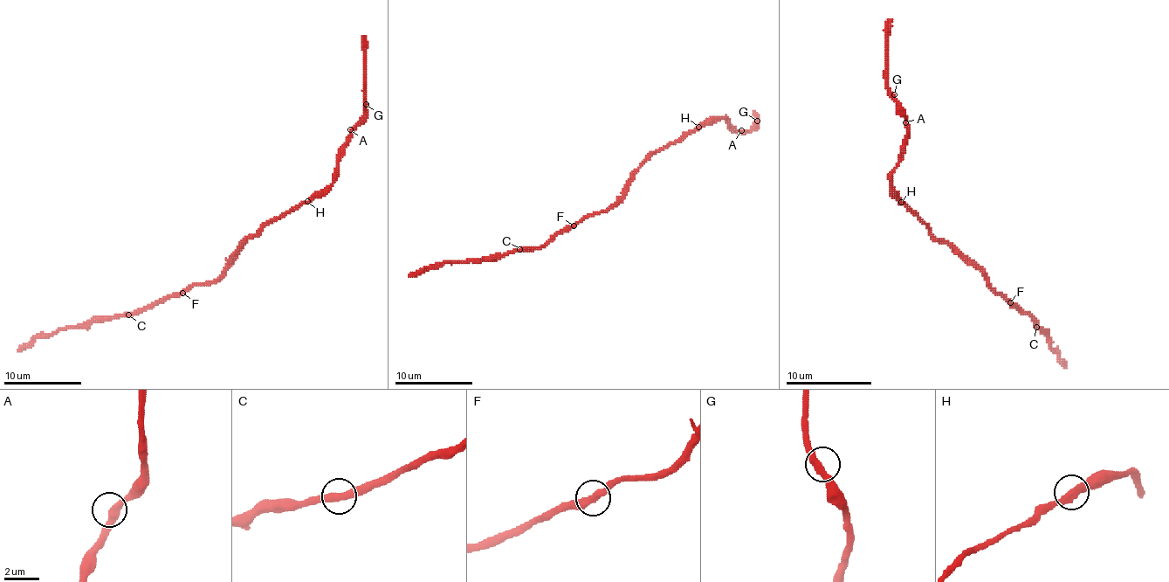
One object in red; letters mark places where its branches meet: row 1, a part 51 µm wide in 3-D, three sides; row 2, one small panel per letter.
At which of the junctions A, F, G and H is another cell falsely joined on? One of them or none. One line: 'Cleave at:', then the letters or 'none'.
Cleave at: none

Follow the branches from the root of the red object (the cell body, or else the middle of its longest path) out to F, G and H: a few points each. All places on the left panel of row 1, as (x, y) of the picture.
F: (241, 246), (216, 280), (193, 283), (182, 293)
G: (241, 246), (266, 225), (317, 197), (333, 182), (340, 150), (350, 129), (361, 118), (366, 104)
H: (241, 246), (260, 229), (307, 201)

